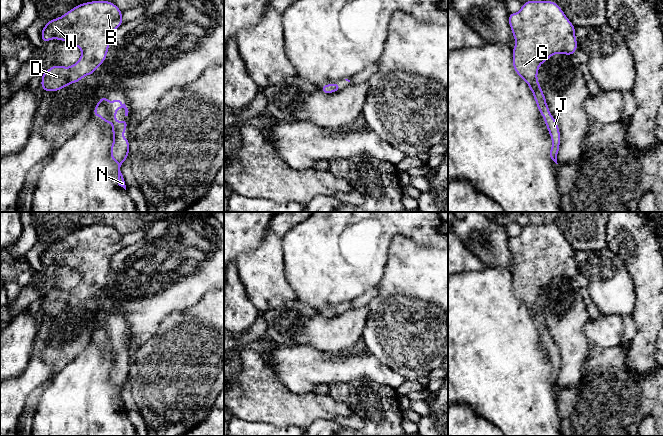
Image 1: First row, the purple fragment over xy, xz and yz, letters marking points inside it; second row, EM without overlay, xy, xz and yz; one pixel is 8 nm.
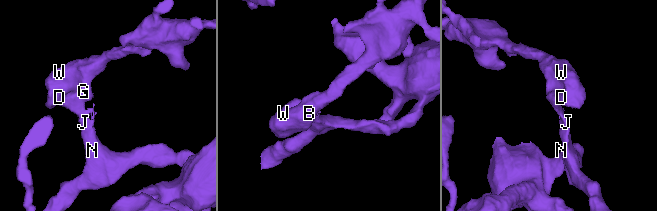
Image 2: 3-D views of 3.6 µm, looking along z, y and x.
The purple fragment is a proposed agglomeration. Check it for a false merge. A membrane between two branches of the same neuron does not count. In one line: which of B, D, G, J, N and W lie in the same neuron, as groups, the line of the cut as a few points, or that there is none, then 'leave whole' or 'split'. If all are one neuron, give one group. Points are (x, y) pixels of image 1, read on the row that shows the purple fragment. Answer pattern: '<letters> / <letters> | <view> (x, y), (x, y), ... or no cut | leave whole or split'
B D G J N W | no cut | leave whole

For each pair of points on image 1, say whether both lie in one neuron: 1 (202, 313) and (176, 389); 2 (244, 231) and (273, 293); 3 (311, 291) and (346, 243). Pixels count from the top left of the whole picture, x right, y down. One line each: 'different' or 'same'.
1: same
2: different
3: same

